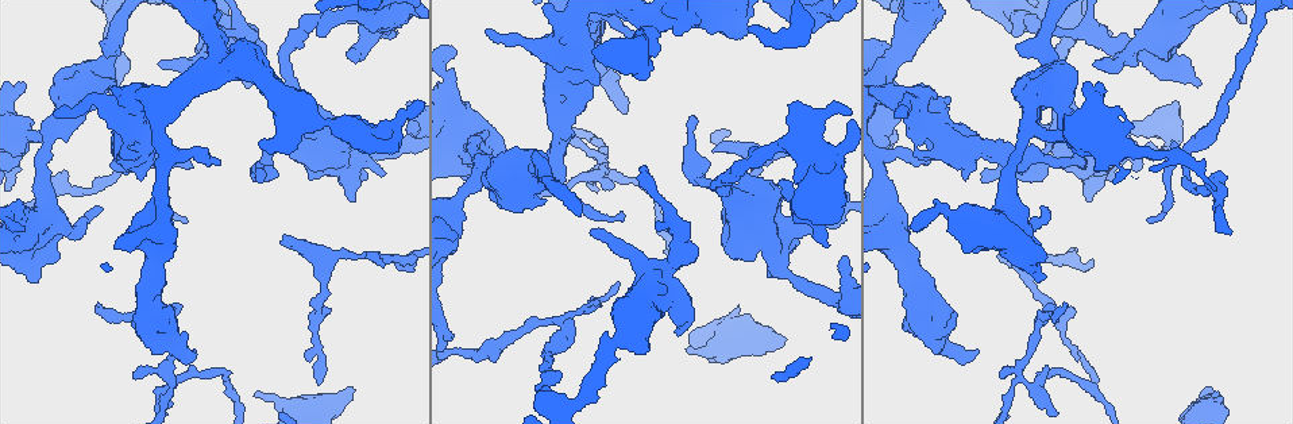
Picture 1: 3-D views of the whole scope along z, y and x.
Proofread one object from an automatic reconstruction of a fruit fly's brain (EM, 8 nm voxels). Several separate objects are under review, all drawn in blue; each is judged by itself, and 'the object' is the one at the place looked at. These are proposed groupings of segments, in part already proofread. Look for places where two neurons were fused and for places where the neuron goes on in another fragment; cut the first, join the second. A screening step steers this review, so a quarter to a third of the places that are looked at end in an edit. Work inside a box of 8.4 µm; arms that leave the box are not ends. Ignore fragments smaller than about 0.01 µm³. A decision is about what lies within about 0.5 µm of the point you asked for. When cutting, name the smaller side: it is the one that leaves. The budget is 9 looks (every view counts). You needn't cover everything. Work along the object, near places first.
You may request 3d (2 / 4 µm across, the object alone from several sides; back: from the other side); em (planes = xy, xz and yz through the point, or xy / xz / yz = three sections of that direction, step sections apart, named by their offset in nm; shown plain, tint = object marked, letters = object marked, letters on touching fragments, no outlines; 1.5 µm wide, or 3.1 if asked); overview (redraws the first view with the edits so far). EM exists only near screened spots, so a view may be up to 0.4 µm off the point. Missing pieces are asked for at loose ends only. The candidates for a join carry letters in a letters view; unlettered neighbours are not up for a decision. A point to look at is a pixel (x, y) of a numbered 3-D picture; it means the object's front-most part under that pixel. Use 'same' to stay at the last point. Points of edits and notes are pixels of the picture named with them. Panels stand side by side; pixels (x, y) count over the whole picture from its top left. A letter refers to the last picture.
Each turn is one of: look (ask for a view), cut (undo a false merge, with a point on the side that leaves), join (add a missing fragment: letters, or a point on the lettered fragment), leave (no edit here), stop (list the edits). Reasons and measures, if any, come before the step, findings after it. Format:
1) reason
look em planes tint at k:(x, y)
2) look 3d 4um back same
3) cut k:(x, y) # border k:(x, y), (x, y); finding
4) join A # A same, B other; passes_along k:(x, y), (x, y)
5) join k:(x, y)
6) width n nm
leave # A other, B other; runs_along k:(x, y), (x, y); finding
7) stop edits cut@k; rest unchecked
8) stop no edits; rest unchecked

look 3d 4um at 1:(101, 209)

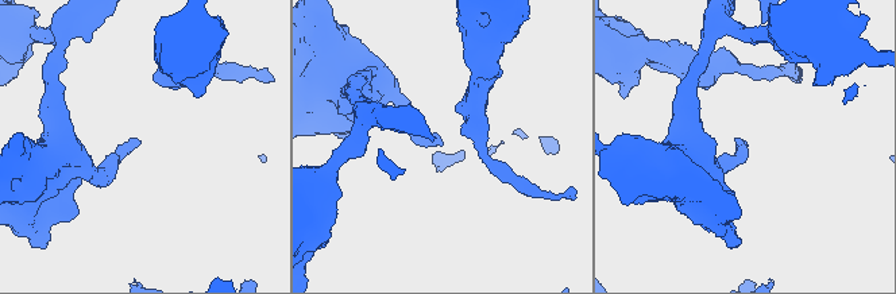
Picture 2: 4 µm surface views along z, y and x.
shape alone is not enough
look em xy step 4 letters at 2:(138, 143)

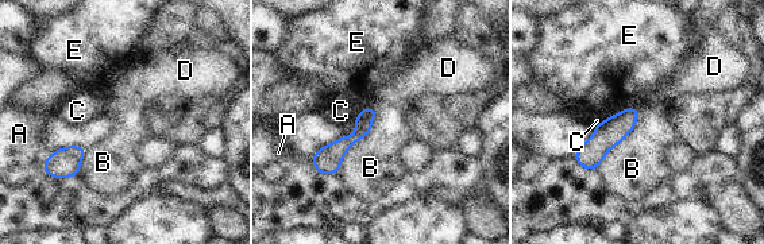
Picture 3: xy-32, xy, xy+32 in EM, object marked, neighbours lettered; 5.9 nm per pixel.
cut it another way
look em planes letters same

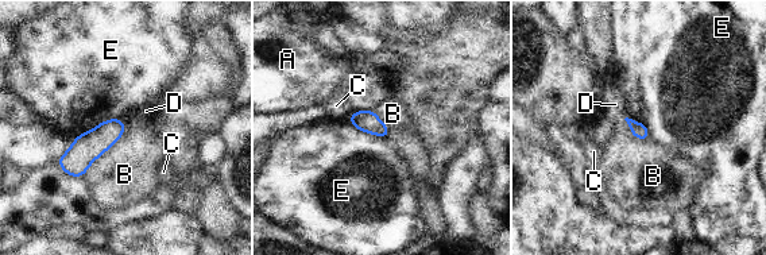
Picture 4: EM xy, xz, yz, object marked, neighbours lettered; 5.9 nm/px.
longest_contact B 420 nm
leave # A other, B other, C other, D other, E other; border 4:(124, 122), (122, 135), (82, 176); none of them fits

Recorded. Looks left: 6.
free end
look em xy step 8 tint at 1:(1064, 306)

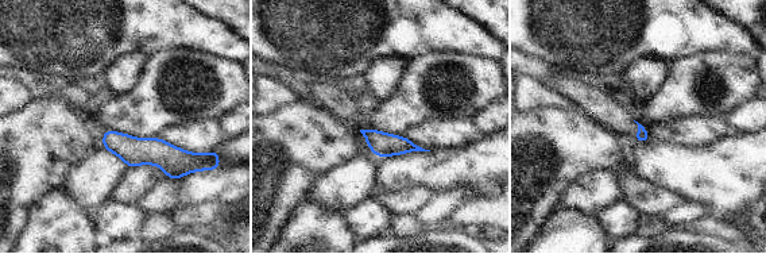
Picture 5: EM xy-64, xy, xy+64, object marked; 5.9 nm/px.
look em yz step 8 letters same

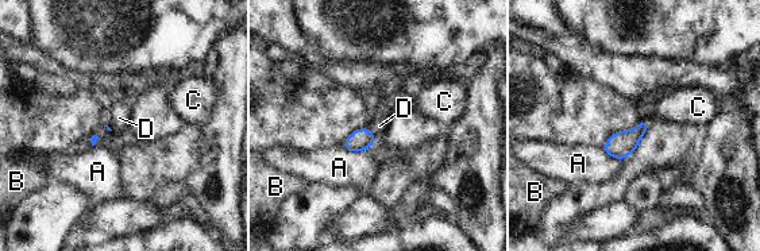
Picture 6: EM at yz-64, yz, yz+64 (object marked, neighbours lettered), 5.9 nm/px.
join D # A other, B other, C other, D same; passes_along 6:(361, 139), (371, 132), (380, 126); the neuron continues

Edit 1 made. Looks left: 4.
look overview

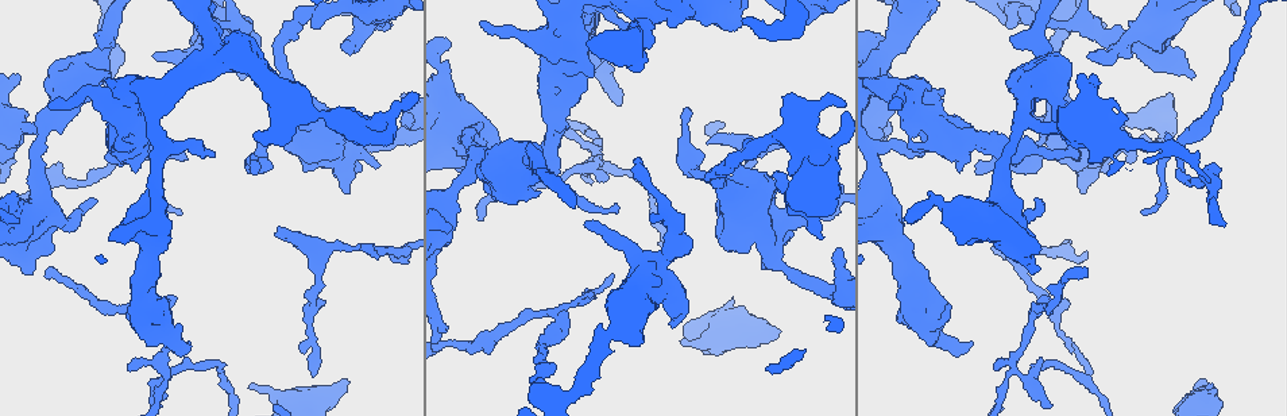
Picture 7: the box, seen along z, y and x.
sudden change in width
look 3d 4um at 7:(560, 321)

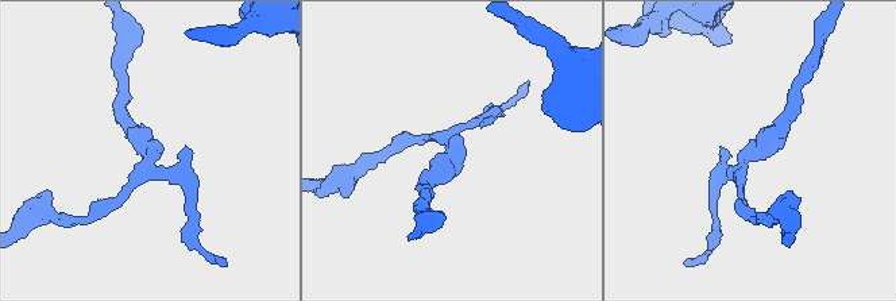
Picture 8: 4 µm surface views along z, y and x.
arms 3; now the EM
look em yz step 4 tint at 8:(752, 157)

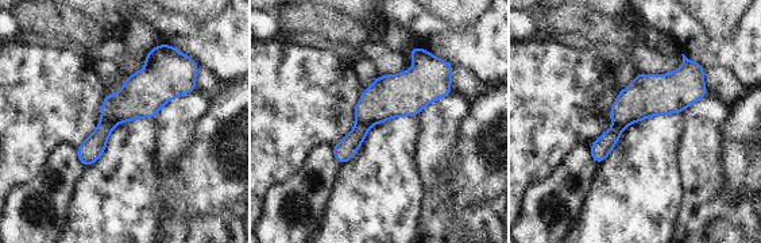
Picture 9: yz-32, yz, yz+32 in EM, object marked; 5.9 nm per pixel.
look em planes letters same

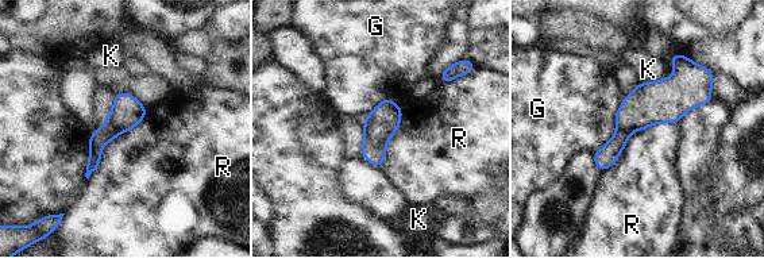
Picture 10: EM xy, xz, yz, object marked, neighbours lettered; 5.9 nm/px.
cut 10:(104, 134) # G other, K other, R other; border 10:(107, 122), (118, 134); a second neuron is stuck on

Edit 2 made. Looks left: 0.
stop edits join@6, cut@10; rest unchecked

